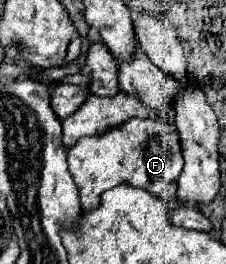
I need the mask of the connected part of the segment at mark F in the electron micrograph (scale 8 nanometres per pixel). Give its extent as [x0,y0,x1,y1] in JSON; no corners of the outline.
[68,118,182,212]

